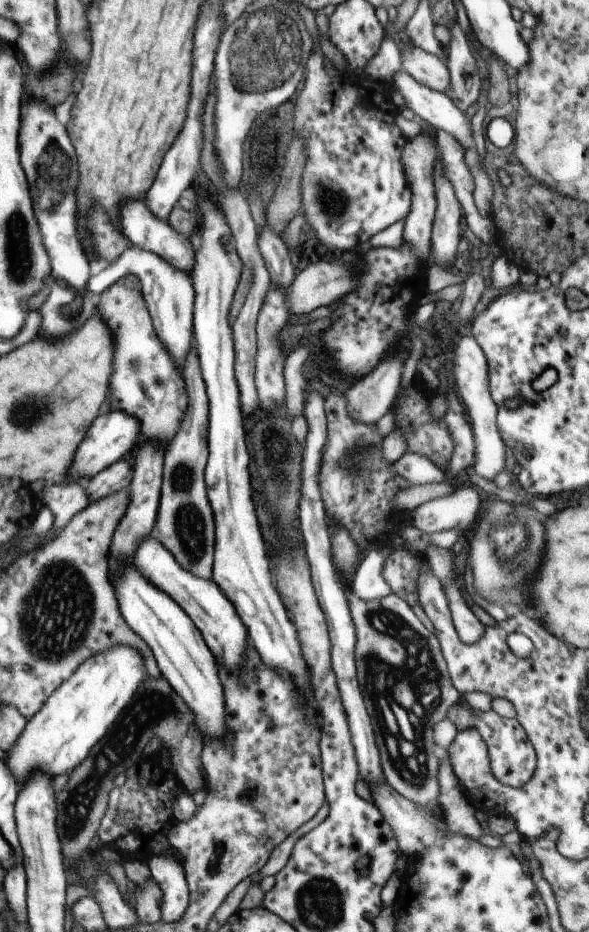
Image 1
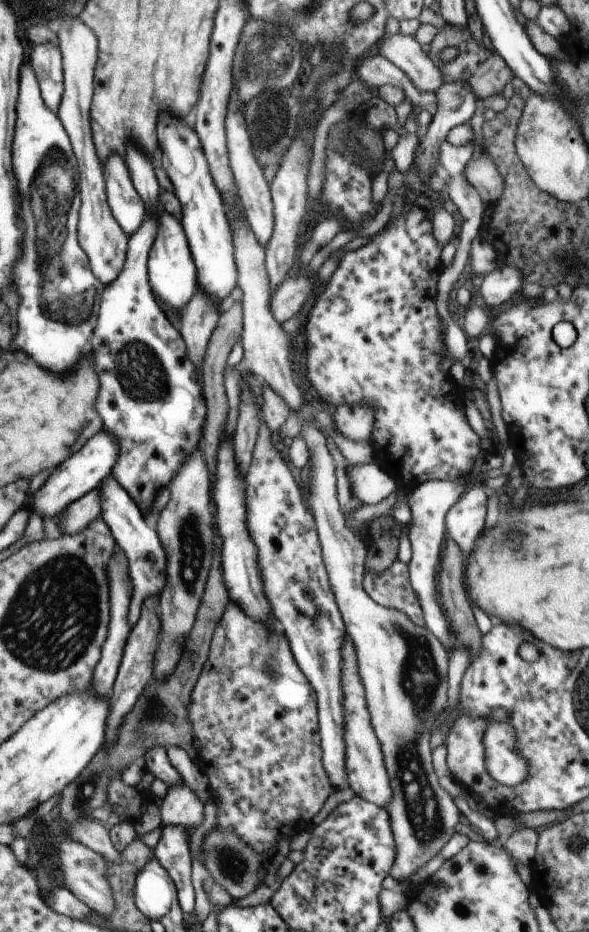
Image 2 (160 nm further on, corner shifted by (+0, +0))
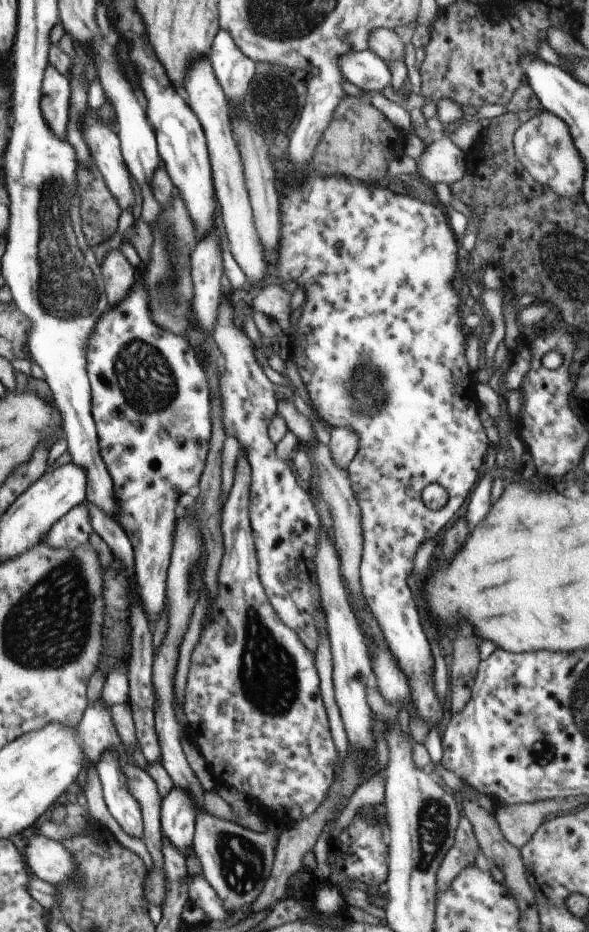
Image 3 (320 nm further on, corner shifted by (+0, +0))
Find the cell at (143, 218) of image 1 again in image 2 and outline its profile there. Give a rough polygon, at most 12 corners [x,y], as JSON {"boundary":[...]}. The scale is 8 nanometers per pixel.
{"boundary":[[108,156],[102,168],[107,202],[122,231],[132,236],[146,204],[125,160]]}

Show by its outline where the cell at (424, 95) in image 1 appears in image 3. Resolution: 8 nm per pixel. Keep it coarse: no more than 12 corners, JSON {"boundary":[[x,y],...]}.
{"boundary":[[370,49],[340,55],[345,80],[375,94],[391,83],[389,66]]}

